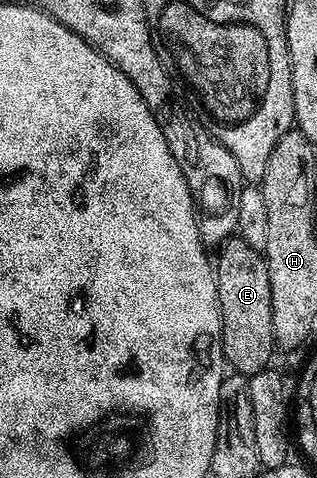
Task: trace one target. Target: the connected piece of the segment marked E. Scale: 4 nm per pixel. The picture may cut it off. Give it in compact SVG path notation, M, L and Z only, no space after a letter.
M238 235L227 238L219 249L220 258L215 258L214 268L225 362L237 373L261 373L273 364L272 349L277 348L271 310L268 259L261 250L250 247L250 243L246 243Z

